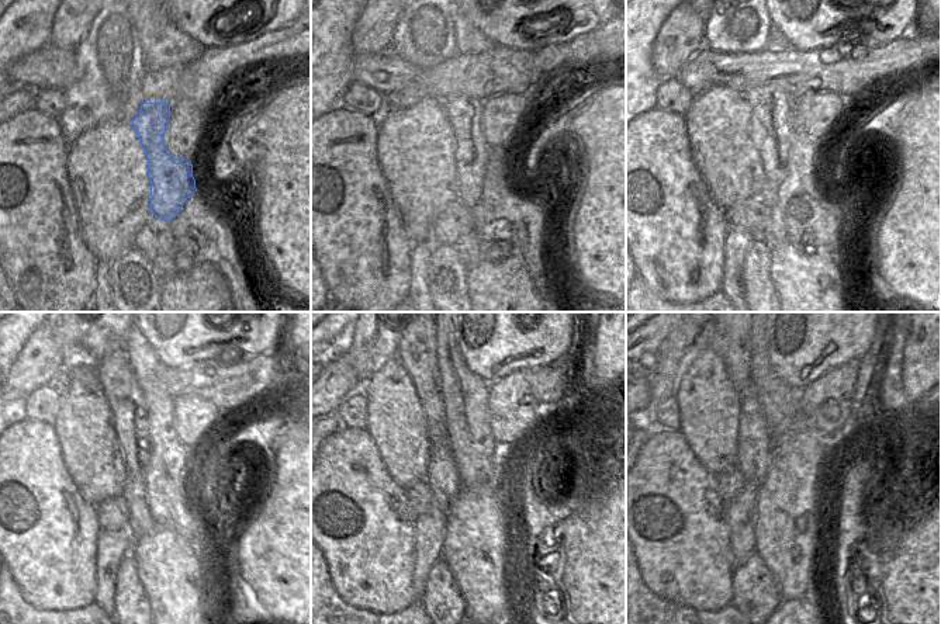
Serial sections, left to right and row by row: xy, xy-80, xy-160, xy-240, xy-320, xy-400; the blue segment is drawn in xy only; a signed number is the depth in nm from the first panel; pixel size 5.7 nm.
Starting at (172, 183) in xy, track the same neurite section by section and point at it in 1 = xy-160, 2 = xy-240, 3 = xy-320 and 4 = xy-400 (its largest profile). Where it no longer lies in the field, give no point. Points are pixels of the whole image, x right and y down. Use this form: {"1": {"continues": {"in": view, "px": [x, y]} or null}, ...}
{"1": {"continues": {"in": "xy-160", "px": [770, 106]}}, "2": {"continues": {"in": "xy-240", "px": [128, 416]}}, "3": {"continues": {"in": "xy-320", "px": [417, 350]}}, "4": {"continues": {"in": "xy-400", "px": [730, 342]}}}

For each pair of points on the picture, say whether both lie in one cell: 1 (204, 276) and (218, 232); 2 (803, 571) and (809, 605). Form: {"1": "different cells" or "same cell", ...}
{"1": "different cells", "2": "different cells"}

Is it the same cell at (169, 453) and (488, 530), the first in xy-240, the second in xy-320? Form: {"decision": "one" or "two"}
{"decision": "two"}

